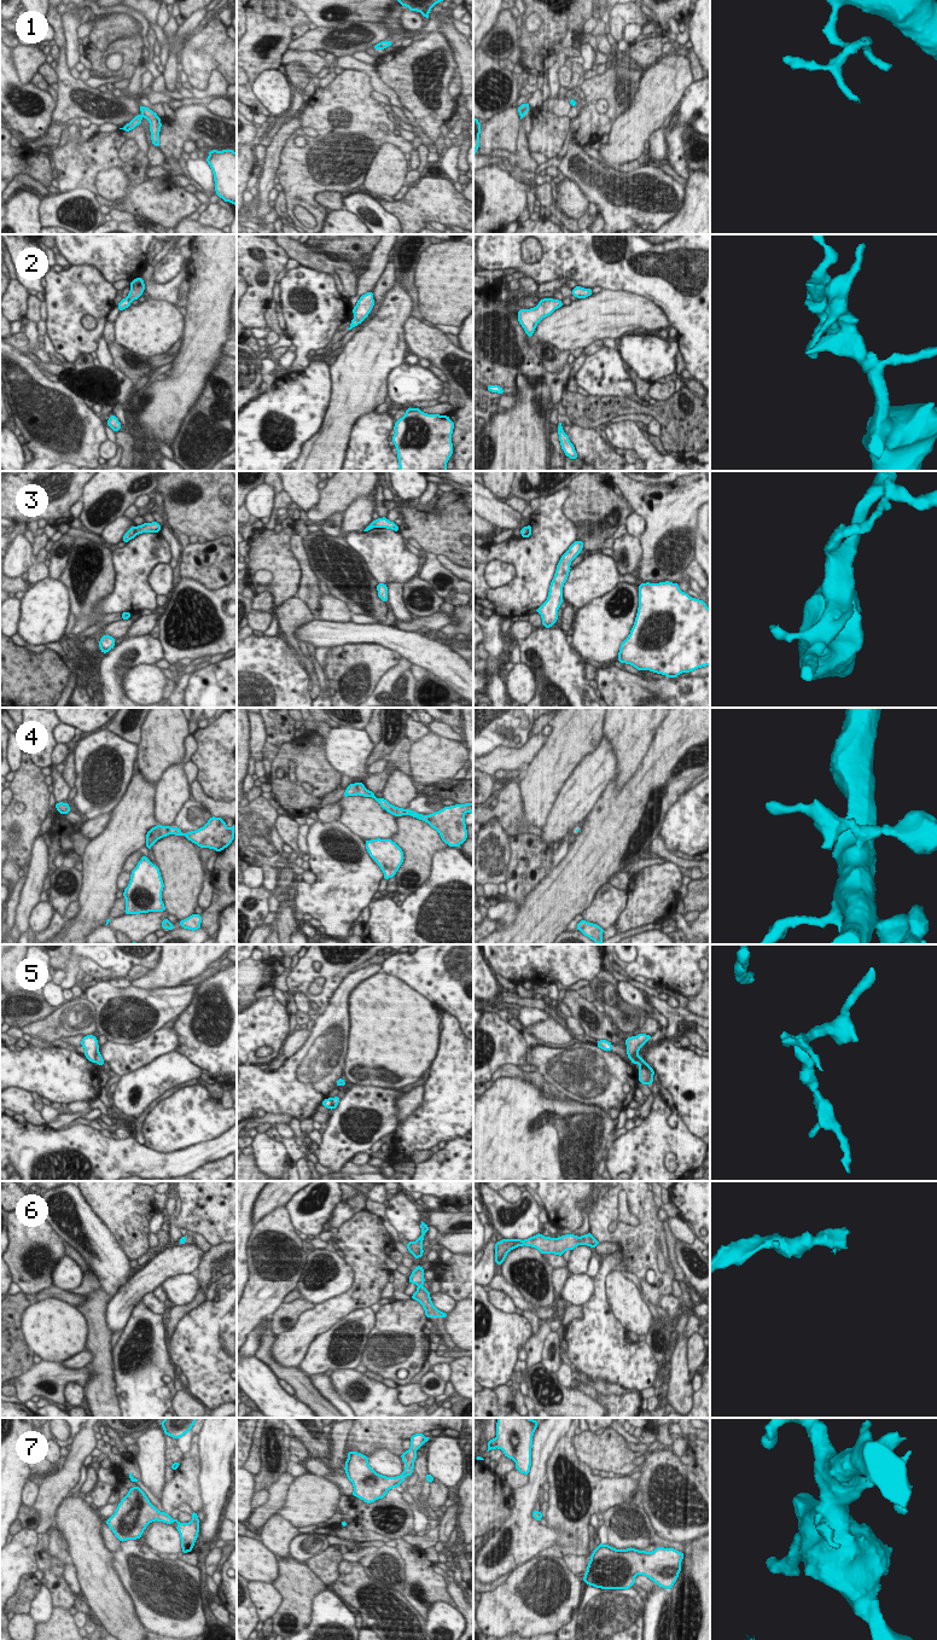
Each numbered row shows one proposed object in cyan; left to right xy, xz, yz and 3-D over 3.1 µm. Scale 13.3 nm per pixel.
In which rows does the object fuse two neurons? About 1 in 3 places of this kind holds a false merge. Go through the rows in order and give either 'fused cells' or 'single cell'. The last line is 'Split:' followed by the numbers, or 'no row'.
1: fused cells
2: single cell
3: fused cells
4: single cell
5: fused cells
6: single cell
7: single cell
Split: 1, 3, 5

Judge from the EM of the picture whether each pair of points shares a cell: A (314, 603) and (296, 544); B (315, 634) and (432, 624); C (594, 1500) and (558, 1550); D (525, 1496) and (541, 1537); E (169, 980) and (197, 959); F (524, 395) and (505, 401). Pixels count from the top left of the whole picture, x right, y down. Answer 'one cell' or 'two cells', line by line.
A: one cell
B: two cells
C: one cell
D: one cell
E: one cell
F: two cells

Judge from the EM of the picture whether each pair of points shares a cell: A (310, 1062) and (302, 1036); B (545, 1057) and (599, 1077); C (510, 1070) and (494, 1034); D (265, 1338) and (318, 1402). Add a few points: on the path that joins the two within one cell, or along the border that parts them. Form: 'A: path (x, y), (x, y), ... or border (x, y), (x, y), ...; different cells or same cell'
A: border (312, 1030), (308, 1039), (287, 1058); different cells
B: path (558, 1065), (562, 1068), (586, 1068); same cell
C: border (516, 1065), (502, 1065), (490, 1079); different cells
D: path (265, 1355), (283, 1373), (290, 1374), (301, 1385); same cell

